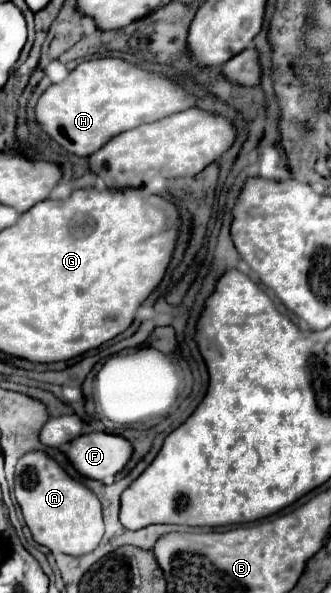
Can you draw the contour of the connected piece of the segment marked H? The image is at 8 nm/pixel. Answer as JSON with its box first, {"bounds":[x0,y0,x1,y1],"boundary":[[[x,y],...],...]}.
{"bounds":[35,58,195,156],"boundary":[[[97,58],[79,64],[63,82],[49,86],[35,104],[35,120],[65,152],[91,156],[109,138],[191,108],[195,98],[171,76],[153,74],[119,58]]]}

